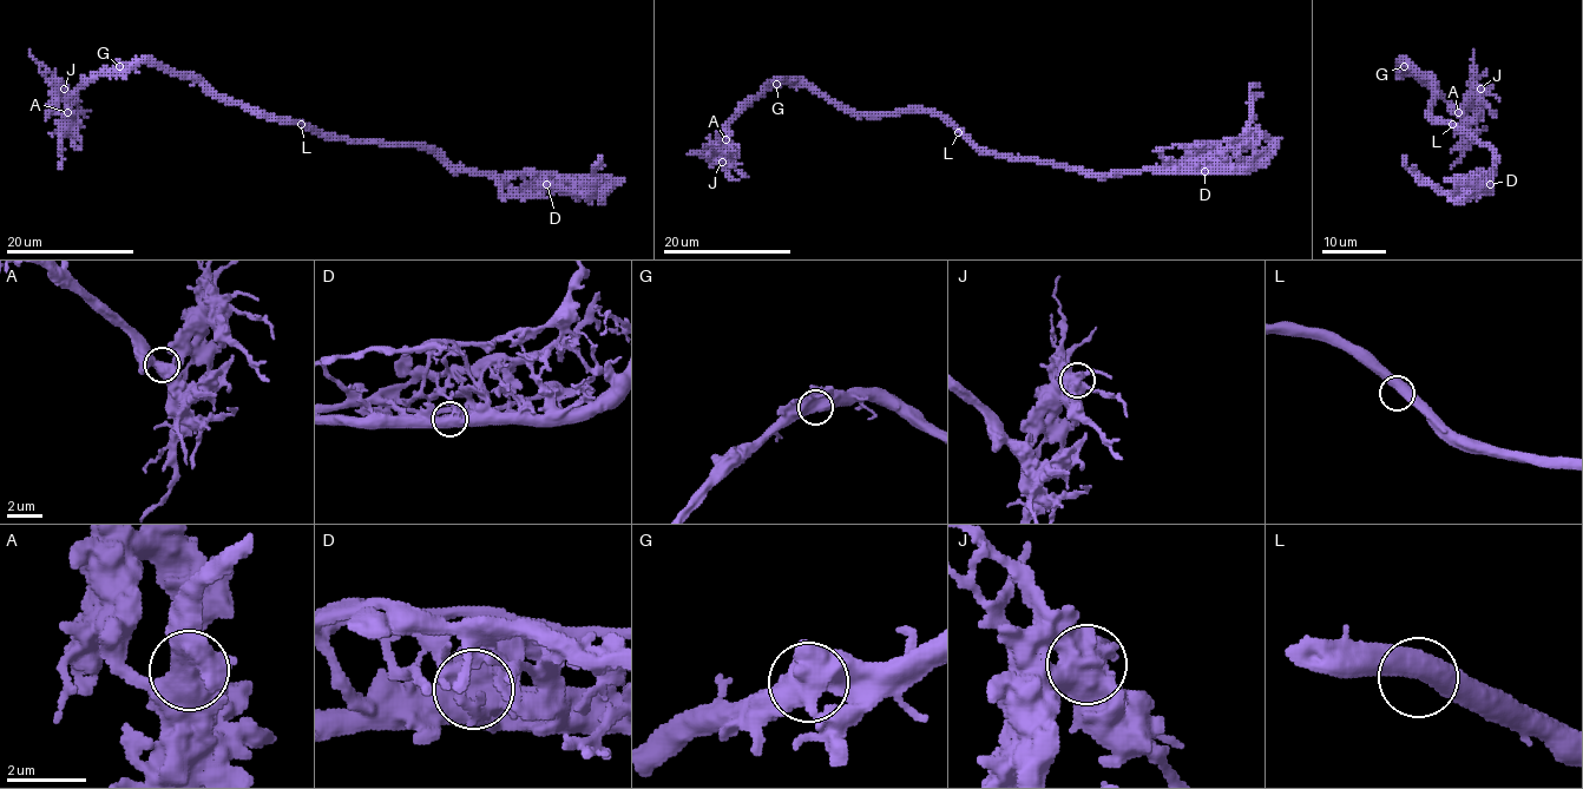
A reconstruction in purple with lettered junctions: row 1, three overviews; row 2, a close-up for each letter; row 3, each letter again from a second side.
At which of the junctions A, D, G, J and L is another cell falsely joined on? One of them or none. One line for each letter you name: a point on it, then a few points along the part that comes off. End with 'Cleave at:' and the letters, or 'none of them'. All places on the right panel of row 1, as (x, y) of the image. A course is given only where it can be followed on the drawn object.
D: Place: (1490, 184). Course of the part to remove: (1490, 184), (1484, 188), (1471, 179), (1462, 192), (1439, 192), (1426, 179), (1420, 179), (1403, 157)
Cleave at: D

